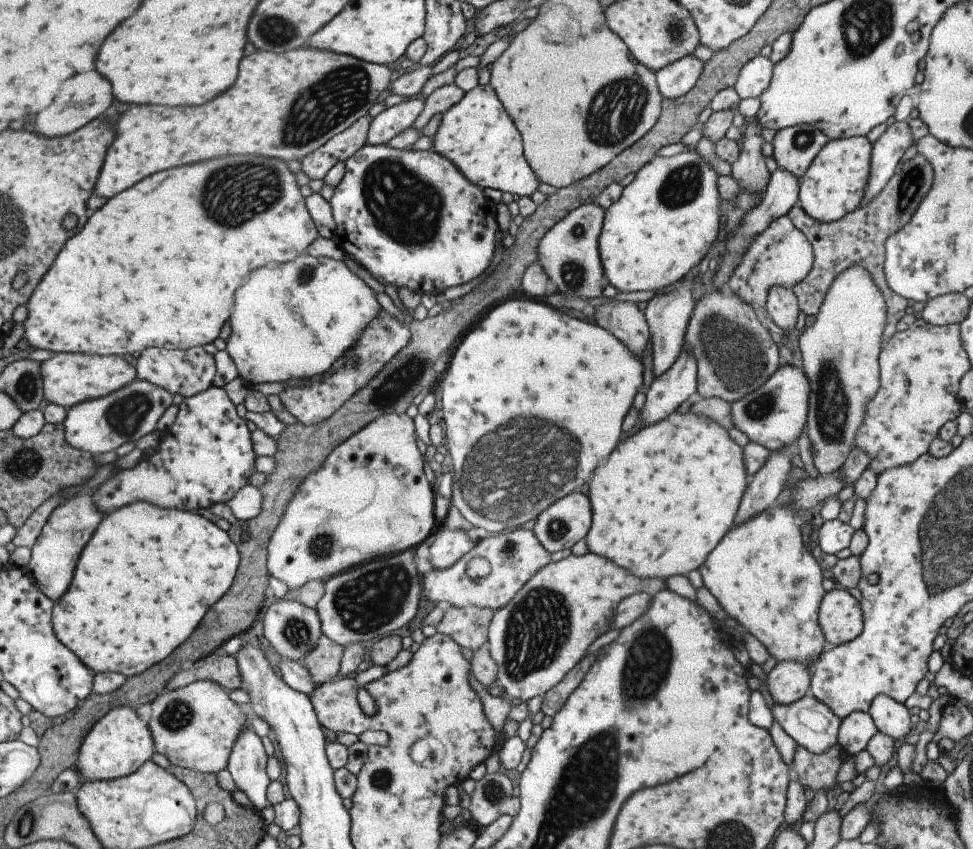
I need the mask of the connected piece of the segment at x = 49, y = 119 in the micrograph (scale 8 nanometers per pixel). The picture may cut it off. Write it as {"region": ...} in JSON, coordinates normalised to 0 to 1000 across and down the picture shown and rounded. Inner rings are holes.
{"region":[[[98,82],[69,92],[63,99],[63,108],[57,113],[57,118],[36,137],[36,141],[34,141],[36,157],[39,160],[52,164],[65,161],[71,155],[77,155],[79,151],[83,151],[85,146],[94,144],[96,139],[104,137],[110,130],[110,125],[114,122],[114,108],[112,106],[114,104],[112,104],[110,94],[106,94],[106,90],[102,90]]]}

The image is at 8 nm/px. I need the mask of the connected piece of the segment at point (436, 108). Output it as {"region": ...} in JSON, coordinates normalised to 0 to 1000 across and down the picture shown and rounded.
{"region":[[[467,98],[449,104],[436,118],[435,128],[430,139],[427,139],[422,151],[429,154],[435,152],[443,137],[446,137],[448,133],[454,135],[465,124],[472,120],[476,113],[477,110]]]}

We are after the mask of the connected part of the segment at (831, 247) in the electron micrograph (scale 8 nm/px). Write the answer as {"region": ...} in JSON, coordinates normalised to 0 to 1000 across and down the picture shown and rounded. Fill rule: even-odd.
{"region":[[[942,180],[936,188],[923,193],[920,205],[910,217],[904,230],[899,231],[892,240],[883,243],[878,250],[872,251],[867,257],[854,263],[842,263],[825,251],[821,240],[817,240],[809,254],[831,285],[835,293],[835,316],[820,335],[814,338],[818,350],[821,366],[828,371],[838,371],[841,367],[847,347],[854,332],[865,319],[876,312],[886,310],[909,350],[911,359],[911,382],[905,396],[910,405],[921,391],[923,378],[929,372],[932,356],[919,346],[913,338],[906,320],[909,311],[909,286],[911,282],[926,270],[942,246],[945,238],[955,225],[959,211],[959,203],[955,191],[949,183]]]}

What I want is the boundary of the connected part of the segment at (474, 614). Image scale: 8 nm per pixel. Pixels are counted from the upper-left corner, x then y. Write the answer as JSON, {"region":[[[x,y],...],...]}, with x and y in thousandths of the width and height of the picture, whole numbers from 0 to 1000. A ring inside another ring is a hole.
{"region":[[[455,714],[455,728],[447,737],[449,746],[461,749],[473,763],[488,769],[499,761],[502,739],[508,721],[488,714],[467,716]]]}

